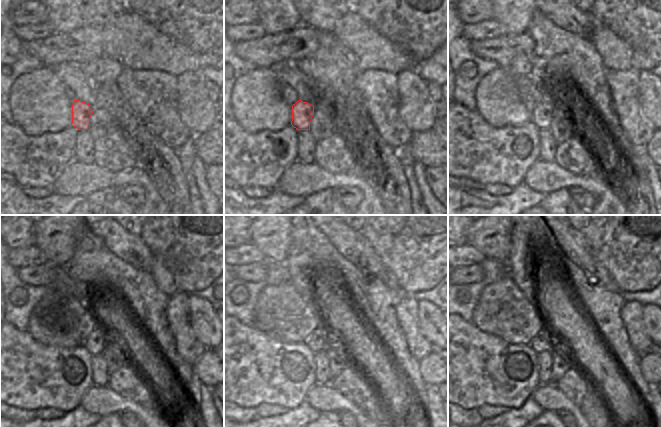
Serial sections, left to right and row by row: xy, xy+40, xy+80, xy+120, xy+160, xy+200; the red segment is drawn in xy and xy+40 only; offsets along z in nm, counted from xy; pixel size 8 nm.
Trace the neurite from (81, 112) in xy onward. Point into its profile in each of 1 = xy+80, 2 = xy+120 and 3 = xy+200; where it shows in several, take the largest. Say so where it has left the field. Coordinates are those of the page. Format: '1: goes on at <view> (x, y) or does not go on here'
1: goes on at xy+80 (541, 116)
2: goes on at xy+120 (95, 342)
3: goes on at xy+200 (541, 342)

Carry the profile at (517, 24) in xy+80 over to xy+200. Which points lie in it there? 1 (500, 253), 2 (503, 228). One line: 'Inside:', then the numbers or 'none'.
Inside: 1, 2

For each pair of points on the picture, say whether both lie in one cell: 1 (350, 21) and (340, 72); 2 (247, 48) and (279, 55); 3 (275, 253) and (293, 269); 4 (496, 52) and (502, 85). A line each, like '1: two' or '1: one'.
1: two
2: one
3: two
4: two

